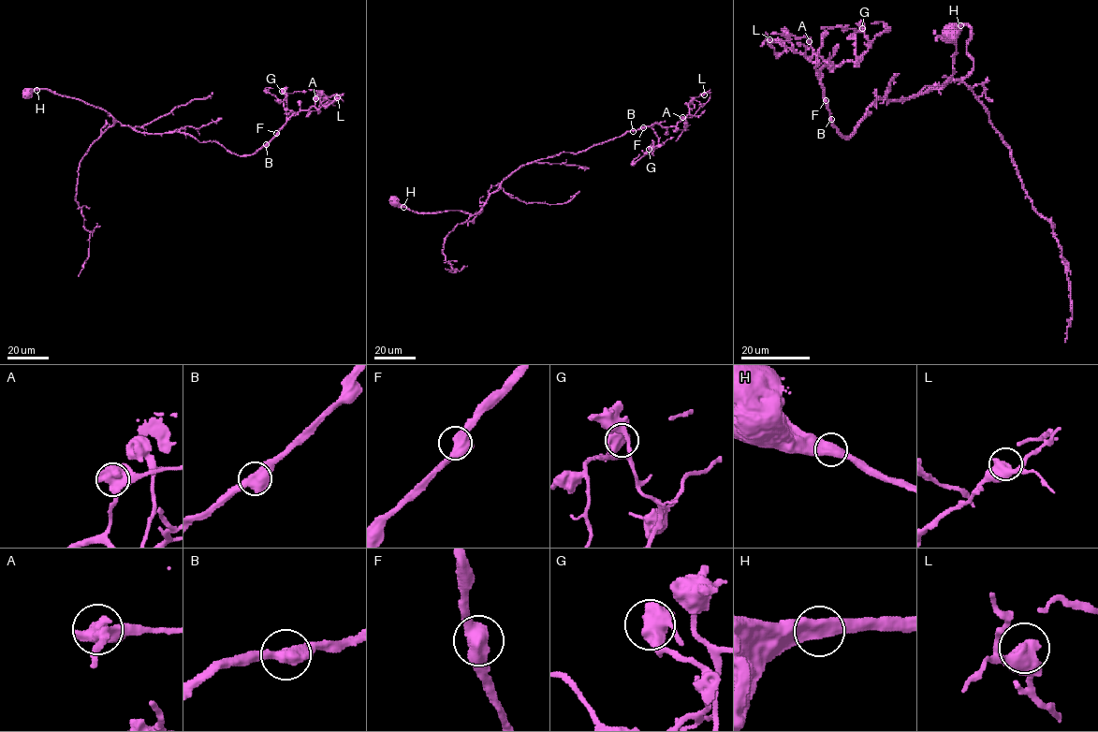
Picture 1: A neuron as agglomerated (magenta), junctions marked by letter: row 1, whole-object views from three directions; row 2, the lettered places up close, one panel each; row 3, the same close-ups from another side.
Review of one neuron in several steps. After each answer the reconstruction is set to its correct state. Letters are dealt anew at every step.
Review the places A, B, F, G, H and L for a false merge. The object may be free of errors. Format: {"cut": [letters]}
{"cut": []}

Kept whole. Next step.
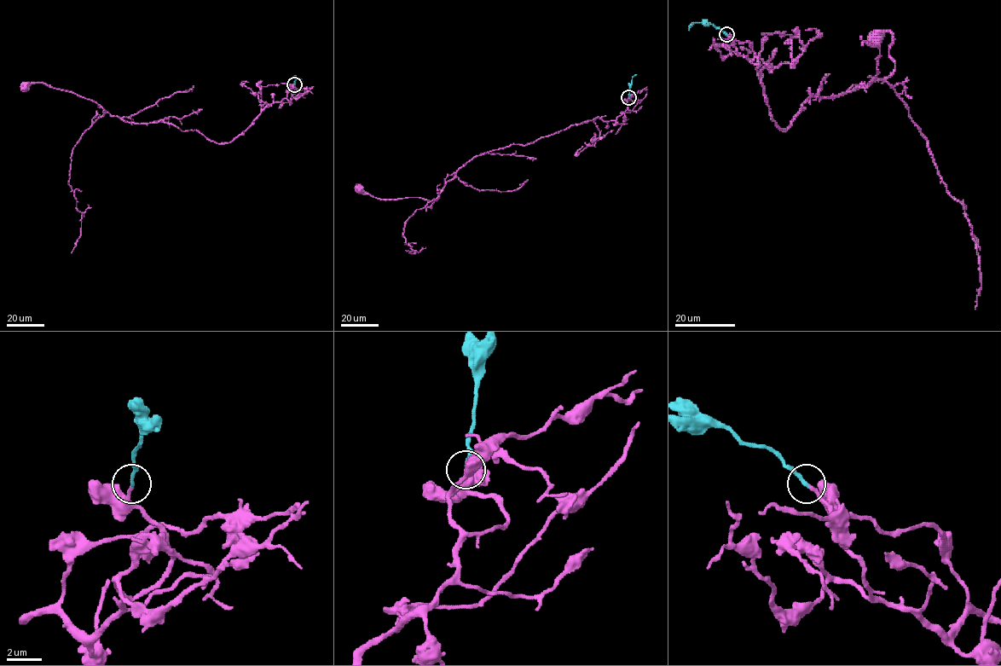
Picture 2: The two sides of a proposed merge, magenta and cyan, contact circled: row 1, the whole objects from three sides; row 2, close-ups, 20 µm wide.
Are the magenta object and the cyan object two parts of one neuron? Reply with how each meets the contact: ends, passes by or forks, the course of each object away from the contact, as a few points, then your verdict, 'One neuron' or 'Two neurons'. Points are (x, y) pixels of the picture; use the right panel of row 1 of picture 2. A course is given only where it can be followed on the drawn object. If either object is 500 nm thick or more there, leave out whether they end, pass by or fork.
At the ring magenta ends. At the ring cyan ends. Course of magenta: (727, 34), (740, 55), (764, 62), (765, 100), (784, 130), (812, 94), (888, 78), (892, 34), (875, 38). Course of cyan: (726, 34), (712, 25), (694, 22), (688, 31). One neuron

